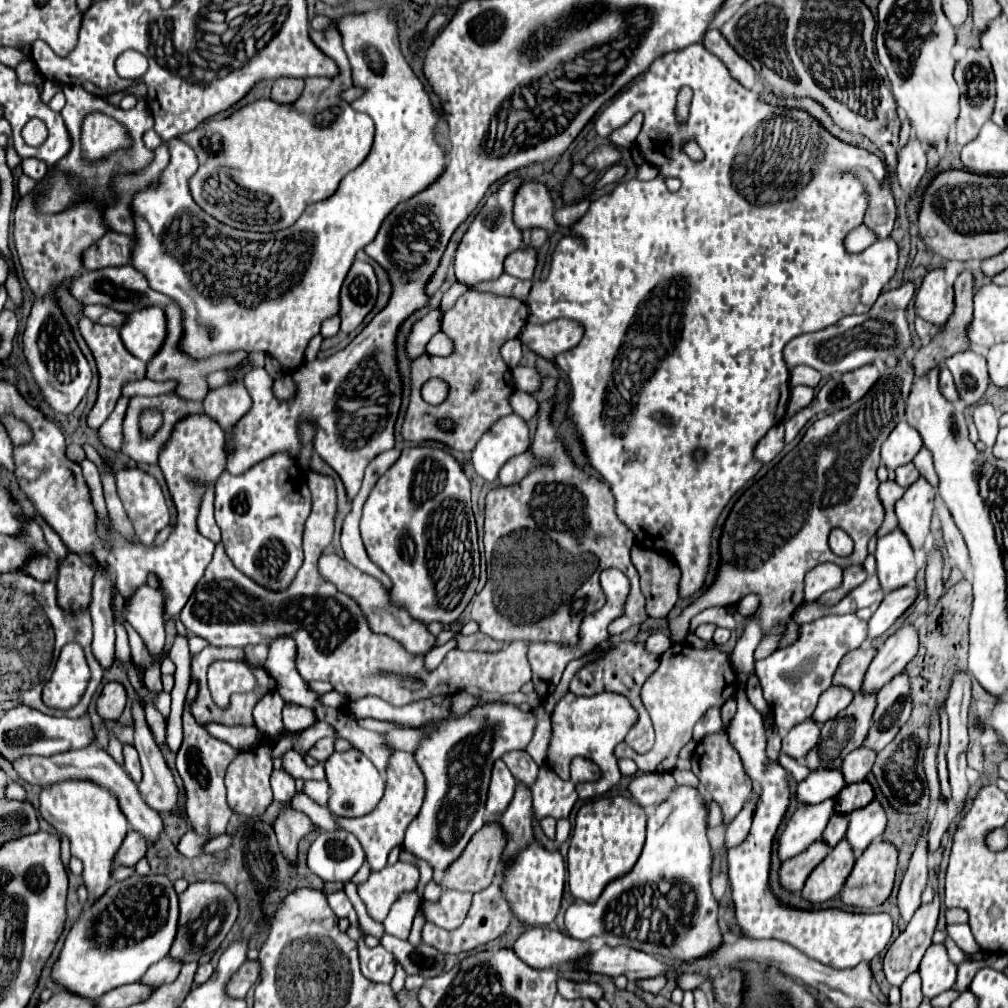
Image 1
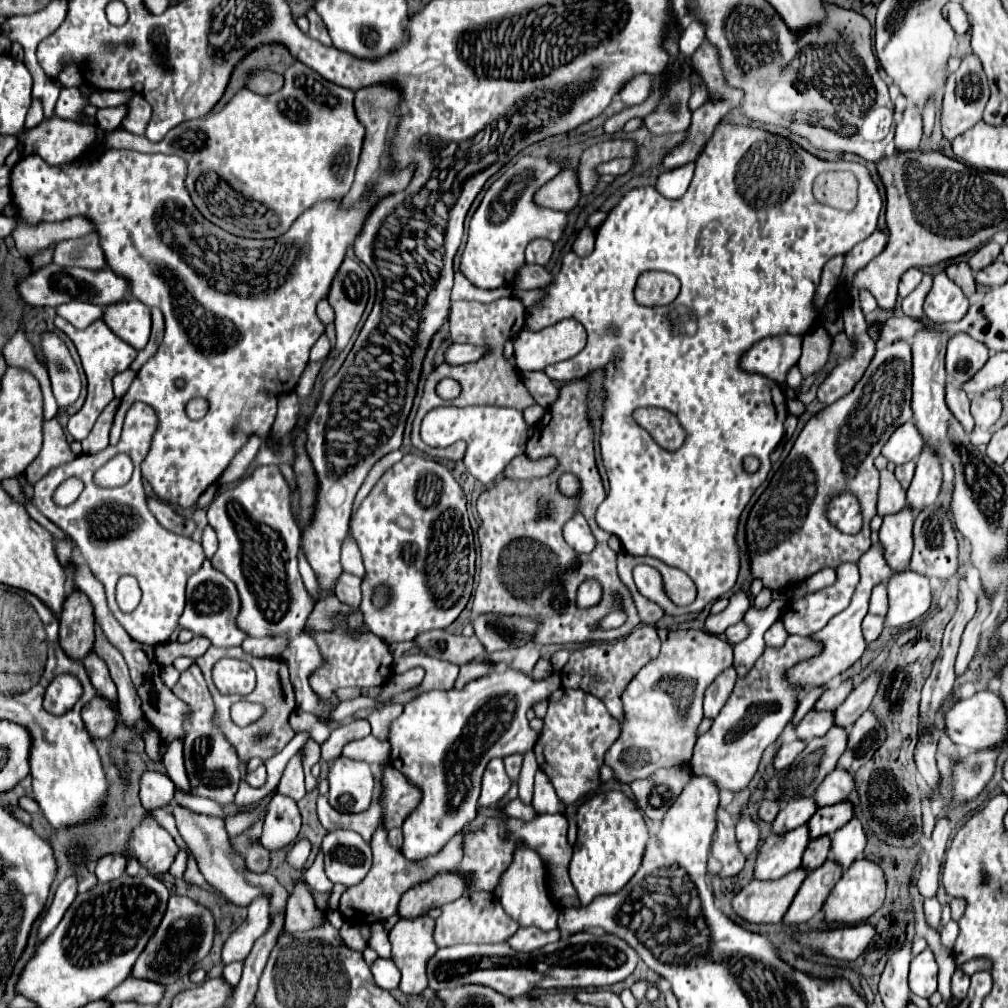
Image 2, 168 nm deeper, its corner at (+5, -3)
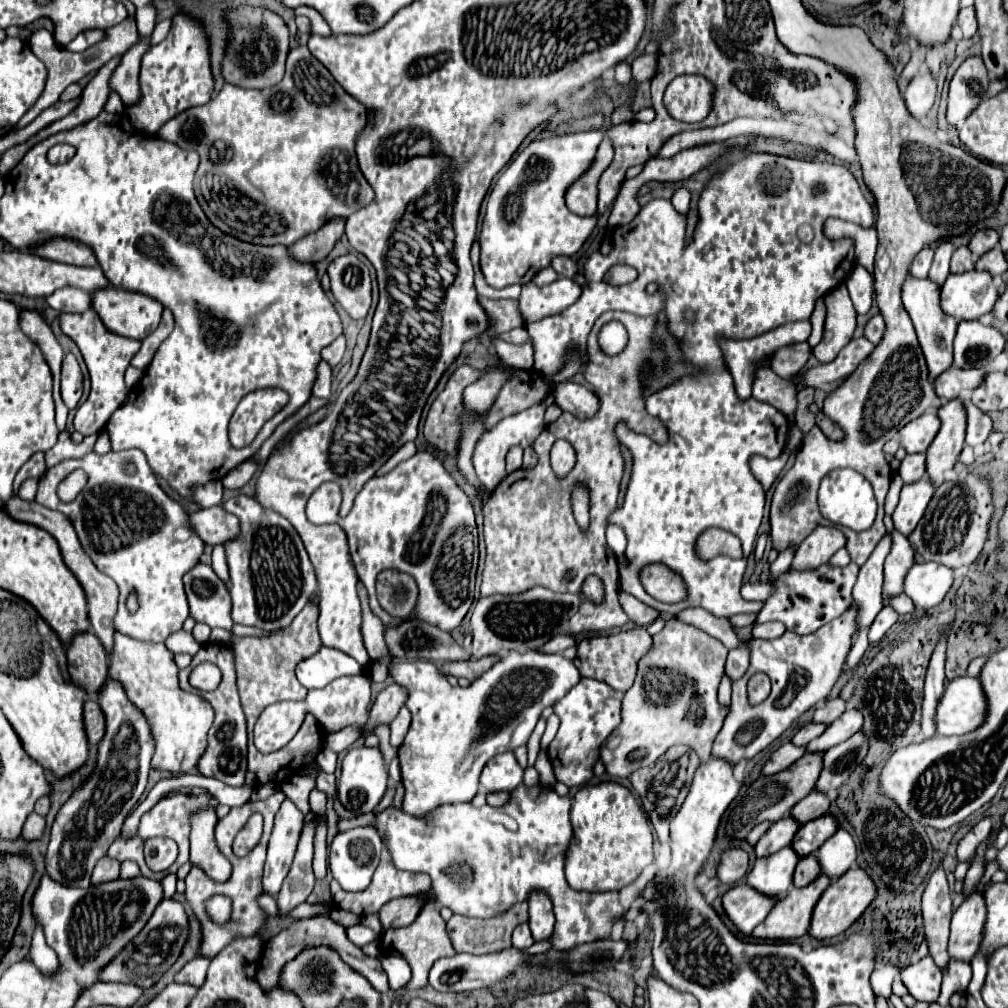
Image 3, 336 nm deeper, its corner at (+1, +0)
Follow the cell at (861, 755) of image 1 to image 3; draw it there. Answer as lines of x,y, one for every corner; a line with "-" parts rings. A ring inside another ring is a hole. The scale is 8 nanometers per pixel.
813,790
803,800
799,800
799,804
795,804
795,808
791,808
789,816
793,820
797,820
799,826
803,826
803,824
807,824
807,822
811,822
811,820
815,820
819,816
825,816
827,808
829,808
827,796

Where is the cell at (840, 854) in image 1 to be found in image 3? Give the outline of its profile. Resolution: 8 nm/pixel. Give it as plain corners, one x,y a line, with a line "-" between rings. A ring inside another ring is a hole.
819,876
805,888
791,886
791,892
777,900
767,918
751,932
751,938
795,940
807,934
813,908
827,886
829,886
827,876

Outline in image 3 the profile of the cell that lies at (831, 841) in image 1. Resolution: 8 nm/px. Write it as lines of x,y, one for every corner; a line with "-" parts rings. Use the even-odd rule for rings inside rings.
805,856
803,860
799,860
799,864
797,864
797,868
795,868
793,884
795,884
797,888
809,886
817,876
819,876
817,858
815,858
815,856

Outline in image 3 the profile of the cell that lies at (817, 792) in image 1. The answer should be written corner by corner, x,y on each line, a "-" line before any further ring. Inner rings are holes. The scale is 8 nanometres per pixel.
785,818
785,820
775,822
765,832
765,836
755,844
755,856
765,858
765,856
771,856
773,852
779,852
781,848
789,846
797,828
799,828
799,824
793,818

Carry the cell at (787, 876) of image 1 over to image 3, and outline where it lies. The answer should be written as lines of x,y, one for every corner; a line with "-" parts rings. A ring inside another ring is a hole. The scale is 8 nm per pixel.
741,882
725,892
723,910
727,918
737,926
737,930
747,936
759,922
763,922
775,902
775,898
763,896
749,888
745,882

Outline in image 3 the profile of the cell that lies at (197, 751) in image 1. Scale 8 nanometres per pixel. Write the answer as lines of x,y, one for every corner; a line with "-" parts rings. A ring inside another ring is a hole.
205,642
201,646
201,650
193,656
193,662
187,668
179,670
179,684
187,692
203,696
213,706
213,710
215,710
215,722
213,722
213,726
209,730
209,738
207,738
209,746
207,746
207,752
203,754
203,758
199,762
199,772
203,776
223,780
229,786
241,786
245,782
245,772
247,772
247,720
243,716
243,708
241,708
241,702
239,702
237,674
235,674
235,654
231,652
231,646
219,644
219,642
-
203,660
211,660
223,672
223,680
221,680
219,688
213,690
213,692
201,692
201,690
193,688
189,684
189,680
187,680
189,672
197,664
201,664

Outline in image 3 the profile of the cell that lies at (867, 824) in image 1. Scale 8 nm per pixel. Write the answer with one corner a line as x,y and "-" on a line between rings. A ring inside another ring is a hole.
837,830
817,852
815,852
821,872
829,876
829,880
837,880
845,874
857,858
857,848
849,832

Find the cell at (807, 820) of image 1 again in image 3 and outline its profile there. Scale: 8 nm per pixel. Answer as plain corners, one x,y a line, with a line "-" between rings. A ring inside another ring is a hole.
787,846
773,856
757,860
747,872
745,882
769,898
779,898
789,890
797,862
799,856
793,852
791,846

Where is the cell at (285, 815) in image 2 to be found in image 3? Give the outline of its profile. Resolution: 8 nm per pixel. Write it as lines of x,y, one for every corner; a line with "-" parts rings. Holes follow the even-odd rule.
285,798
275,816
273,834
271,834
269,848
267,848
263,888
269,896
277,896
289,872
301,828
303,828
303,812
289,798

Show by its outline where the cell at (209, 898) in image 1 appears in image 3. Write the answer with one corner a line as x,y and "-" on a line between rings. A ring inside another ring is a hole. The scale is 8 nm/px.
163,900
155,908
151,920
147,920
147,924
143,926
143,932
139,932
139,936
135,936
135,940
131,940
131,944
127,944
127,948
123,948
123,952
119,952
119,956
115,956
115,960
111,960
107,968
103,968
99,982
139,984
141,988
153,986
179,958
179,952
183,950
183,944
187,940
187,932
189,922
183,906
177,900

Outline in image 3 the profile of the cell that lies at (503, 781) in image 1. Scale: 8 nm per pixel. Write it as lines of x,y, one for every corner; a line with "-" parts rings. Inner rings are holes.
503,752
491,758
481,774
481,784
487,792
499,792
499,790
511,792
521,782
523,782
523,768
515,760
513,752

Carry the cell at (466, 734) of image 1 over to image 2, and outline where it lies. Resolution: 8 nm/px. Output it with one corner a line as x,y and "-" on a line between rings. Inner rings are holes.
505,669
505,671
493,671
489,673
489,677
479,677
467,683
463,689
429,691
405,703
403,715
391,721
389,725
389,743
393,749
391,765
401,773
405,773
423,791
423,799
419,807
403,823
405,843
401,853
407,861
421,861
429,855
437,855
459,831
463,831
477,817
481,777
487,763
493,757
507,757
511,753
525,755
527,751
533,749
539,735
529,727
525,713
527,709
531,709
535,701
547,699
559,687
561,687
561,677
557,671
547,679
533,681
525,673

